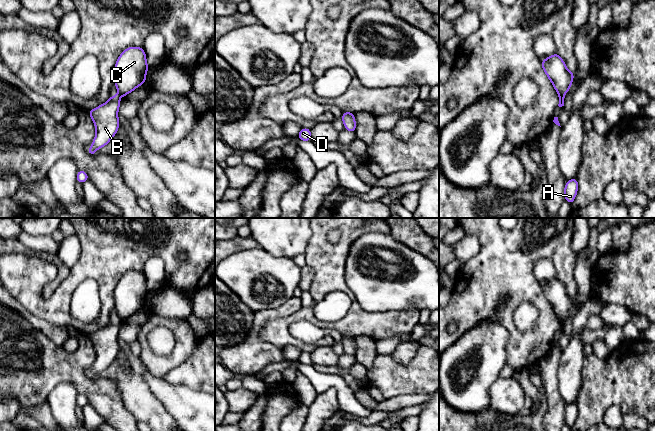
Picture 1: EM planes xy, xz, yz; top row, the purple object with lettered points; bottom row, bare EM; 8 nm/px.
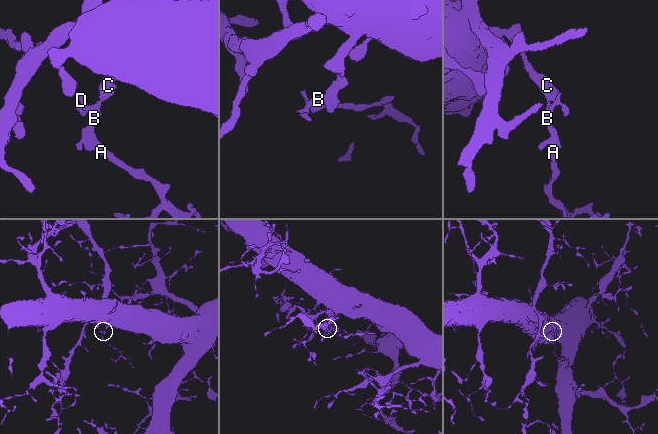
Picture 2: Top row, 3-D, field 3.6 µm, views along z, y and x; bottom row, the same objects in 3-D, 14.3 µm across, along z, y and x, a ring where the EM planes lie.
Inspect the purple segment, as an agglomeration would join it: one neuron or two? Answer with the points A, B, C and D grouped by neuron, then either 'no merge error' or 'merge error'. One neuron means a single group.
A B D / C; merge error

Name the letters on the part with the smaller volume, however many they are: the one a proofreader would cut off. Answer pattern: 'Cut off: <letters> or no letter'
Cut off: A, B, D

